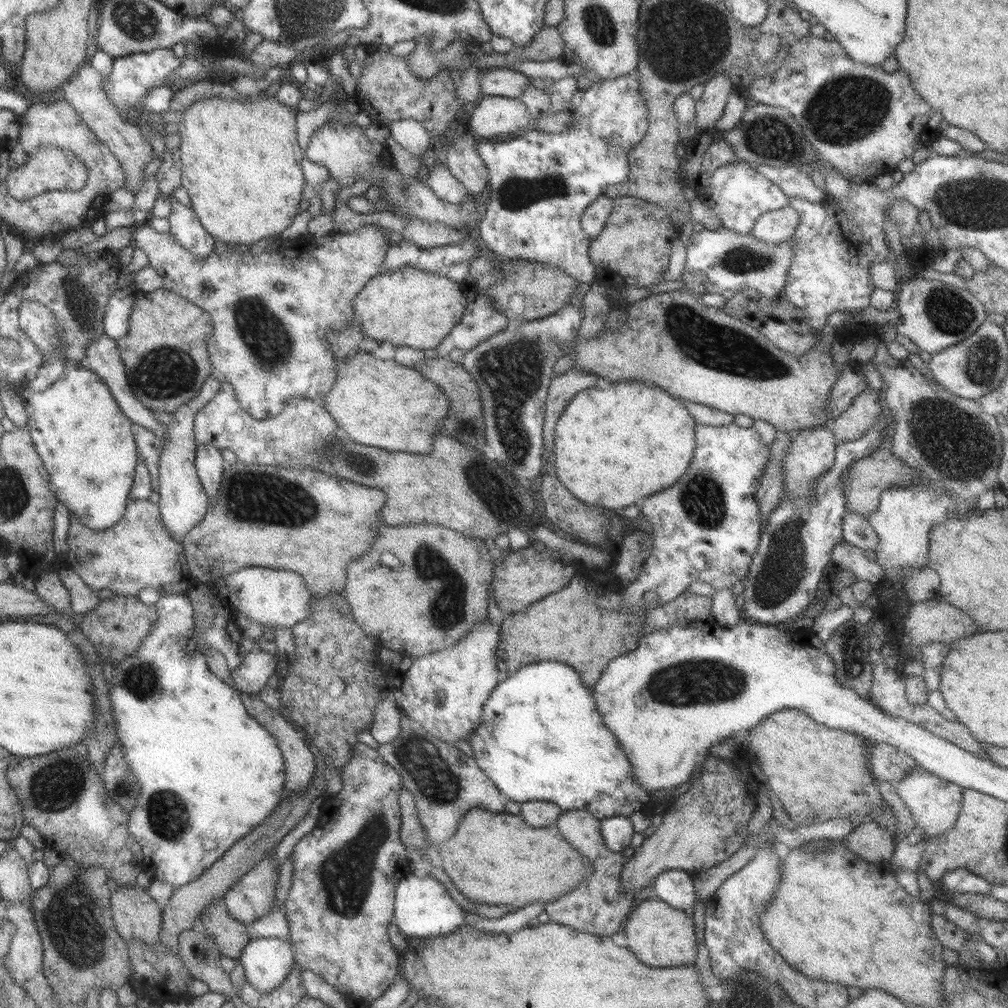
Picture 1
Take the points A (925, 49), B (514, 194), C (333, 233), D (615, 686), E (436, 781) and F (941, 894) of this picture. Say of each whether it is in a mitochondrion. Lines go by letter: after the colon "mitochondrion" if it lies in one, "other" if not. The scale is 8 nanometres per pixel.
A: other
B: mitochondrion
C: other
D: other
E: mitochondrion
F: other

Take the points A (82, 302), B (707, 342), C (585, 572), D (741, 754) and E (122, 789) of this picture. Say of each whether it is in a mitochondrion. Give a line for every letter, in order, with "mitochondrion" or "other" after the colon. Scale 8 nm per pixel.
A: mitochondrion
B: mitochondrion
C: other
D: other
E: mitochondrion

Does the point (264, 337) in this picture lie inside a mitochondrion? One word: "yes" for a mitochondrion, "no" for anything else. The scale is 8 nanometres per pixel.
yes

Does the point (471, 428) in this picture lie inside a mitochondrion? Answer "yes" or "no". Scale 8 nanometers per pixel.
yes

